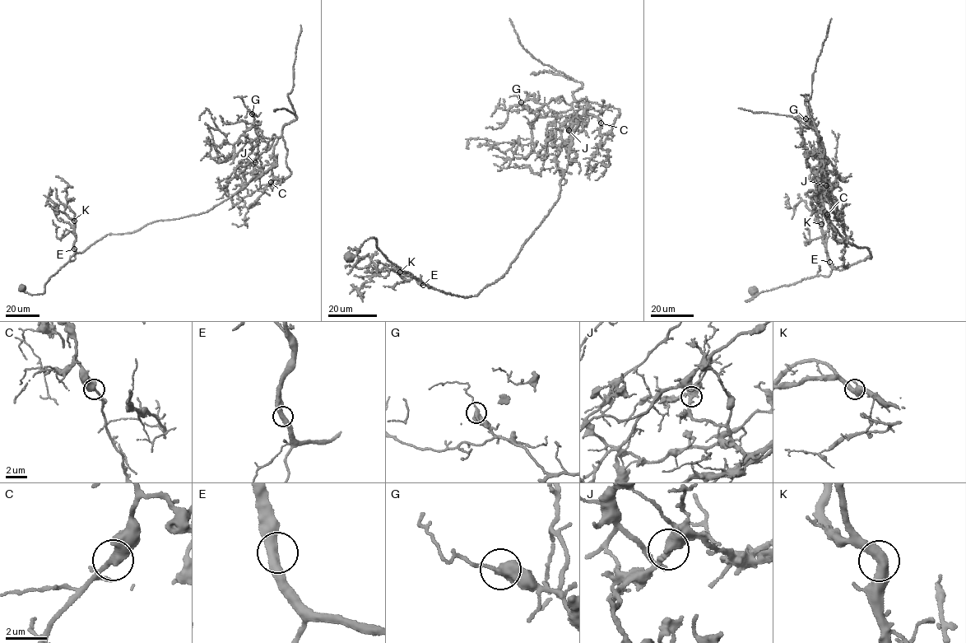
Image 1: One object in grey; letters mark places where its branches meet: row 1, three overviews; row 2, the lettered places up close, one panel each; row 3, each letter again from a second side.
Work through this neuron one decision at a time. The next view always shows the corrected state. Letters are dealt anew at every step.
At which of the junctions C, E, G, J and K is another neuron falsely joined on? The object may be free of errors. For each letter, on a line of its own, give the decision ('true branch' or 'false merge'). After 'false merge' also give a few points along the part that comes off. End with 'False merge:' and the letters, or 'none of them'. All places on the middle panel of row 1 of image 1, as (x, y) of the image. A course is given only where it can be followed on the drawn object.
C: true branch
E: true branch
G: true branch
J: false merge; foreign part runs (568, 130), (585, 115), (559, 197), (476, 295), (429, 287), (373, 237), (346, 258)
K: true branch
False merge: J

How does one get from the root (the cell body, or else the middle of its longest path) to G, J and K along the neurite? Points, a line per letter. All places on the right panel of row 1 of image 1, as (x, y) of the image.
G: (754, 291), (745, 301), (871, 258), (868, 249), (842, 238), (817, 200), (822, 142), (805, 118)
J: (754, 291), (745, 301), (870, 258), (868, 249), (849, 244), (828, 220), (817, 200), (826, 185)
K: (754, 291), (745, 301), (762, 291), (803, 279), (829, 275), (832, 267), (821, 224)

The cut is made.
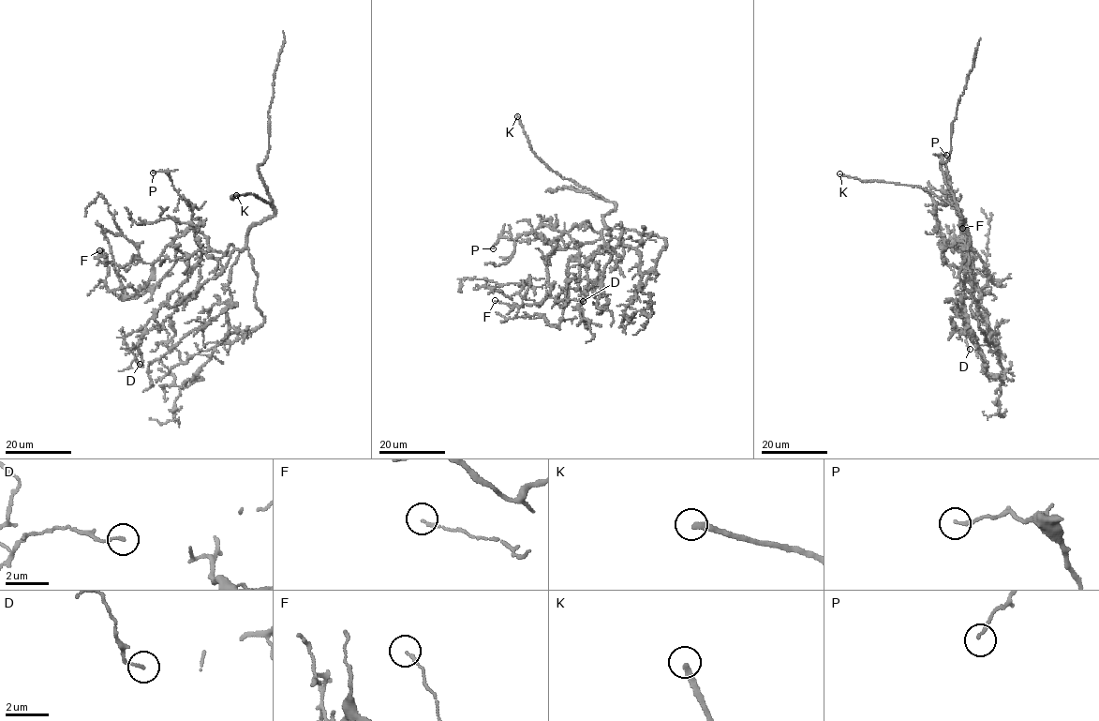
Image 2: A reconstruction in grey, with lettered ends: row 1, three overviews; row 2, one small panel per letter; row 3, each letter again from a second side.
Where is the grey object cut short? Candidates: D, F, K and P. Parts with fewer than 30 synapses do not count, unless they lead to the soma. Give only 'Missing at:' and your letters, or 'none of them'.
Missing at: K

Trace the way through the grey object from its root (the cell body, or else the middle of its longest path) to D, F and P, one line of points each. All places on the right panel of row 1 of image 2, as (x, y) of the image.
D: (967, 246), (962, 248), (970, 267), (964, 275), (963, 291), (956, 292), (962, 303), (970, 349)
F: (967, 246), (962, 248), (967, 251), (961, 218), (972, 253), (972, 281), (967, 270), (971, 243), (962, 228)
P: (967, 246), (962, 248), (967, 251), (963, 245), (966, 227), (951, 194), (947, 169), (942, 157), (946, 155)

